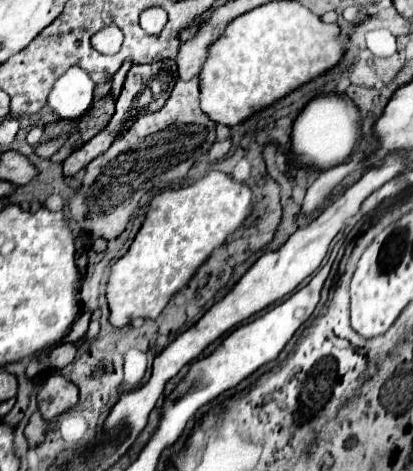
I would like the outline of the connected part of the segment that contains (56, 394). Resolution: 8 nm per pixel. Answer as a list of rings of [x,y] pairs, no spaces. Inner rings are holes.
[[[51,375],[37,391],[39,413],[51,421],[69,407],[73,407],[79,399],[79,389],[63,375]]]

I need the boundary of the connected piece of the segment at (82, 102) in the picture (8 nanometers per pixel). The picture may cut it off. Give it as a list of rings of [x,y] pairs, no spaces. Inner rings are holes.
[[[71,67],[55,83],[47,103],[59,115],[59,119],[77,119],[89,109],[93,101],[93,89],[93,79],[89,79],[81,67]]]

